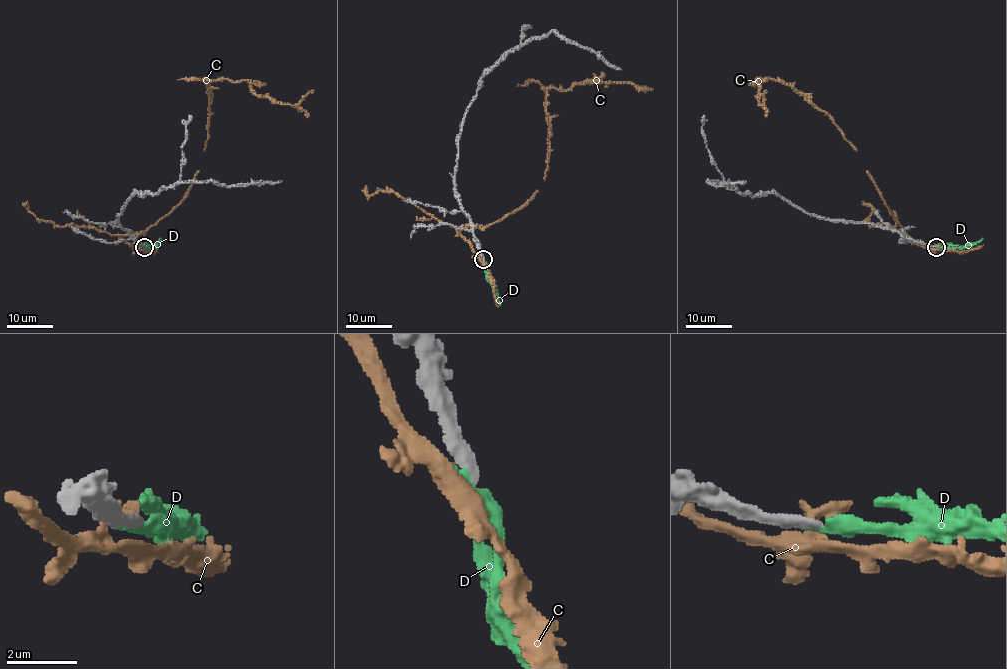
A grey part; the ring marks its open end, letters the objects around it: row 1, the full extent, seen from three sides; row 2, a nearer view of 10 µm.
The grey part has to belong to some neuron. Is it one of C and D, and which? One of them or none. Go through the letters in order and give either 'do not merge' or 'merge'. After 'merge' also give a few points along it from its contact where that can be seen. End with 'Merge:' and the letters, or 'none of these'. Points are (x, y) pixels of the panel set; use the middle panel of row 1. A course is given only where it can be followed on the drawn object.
C: do not merge
D: merge; course (483, 259), (486, 280), (494, 290), (498, 307)
Merge: D

